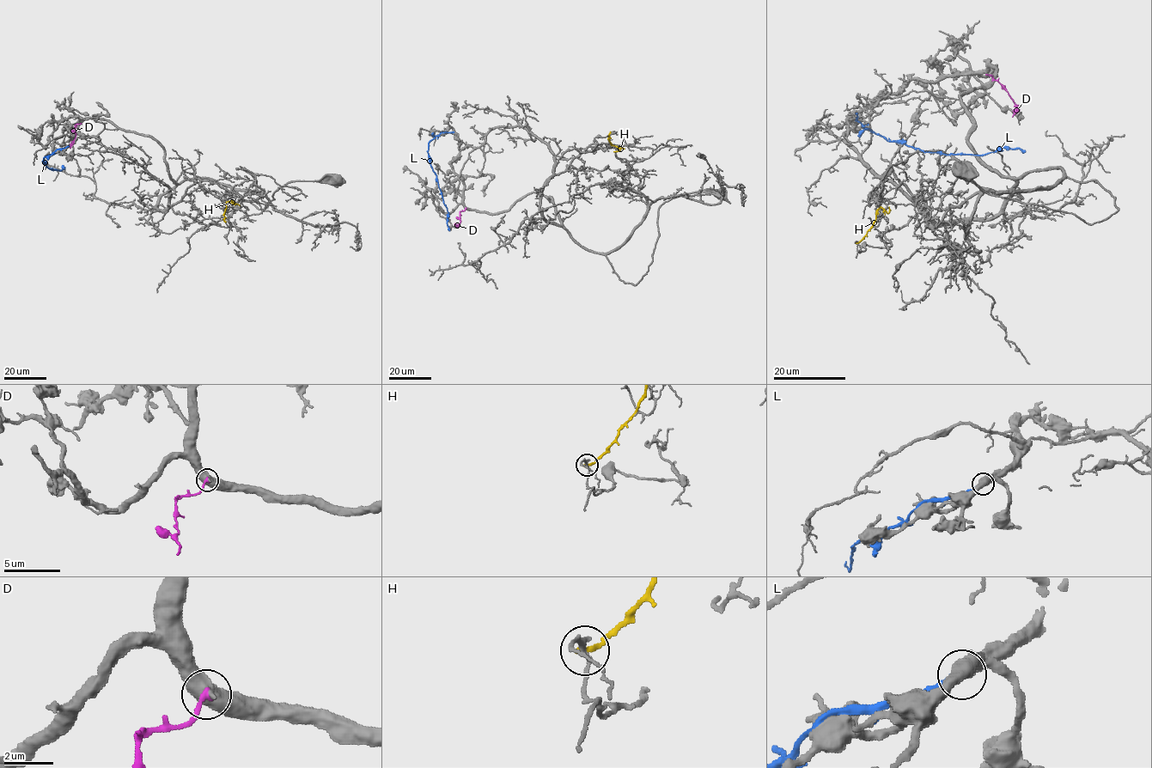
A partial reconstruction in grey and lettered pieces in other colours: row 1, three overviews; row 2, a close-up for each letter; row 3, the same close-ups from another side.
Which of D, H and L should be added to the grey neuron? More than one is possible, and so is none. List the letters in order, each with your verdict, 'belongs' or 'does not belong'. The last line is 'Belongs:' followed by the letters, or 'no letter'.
D: does not belong
H: does not belong
L: does not belong
Belongs: no letter

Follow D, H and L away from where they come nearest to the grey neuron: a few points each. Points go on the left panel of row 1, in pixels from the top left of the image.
D: (81, 123), (75, 125), (75, 138), (70, 148)
H: (225, 222), (226, 204), (232, 201), (235, 204), (228, 202)
L: (68, 146), (44, 158), (43, 162), (50, 168), (61, 170), (62, 166), (64, 168)

